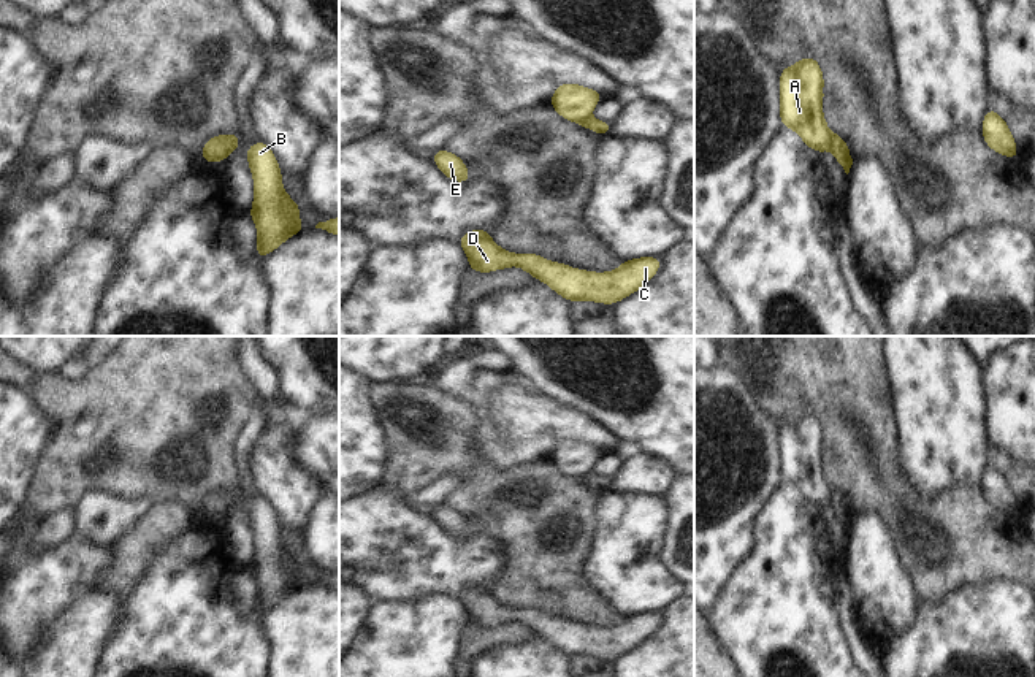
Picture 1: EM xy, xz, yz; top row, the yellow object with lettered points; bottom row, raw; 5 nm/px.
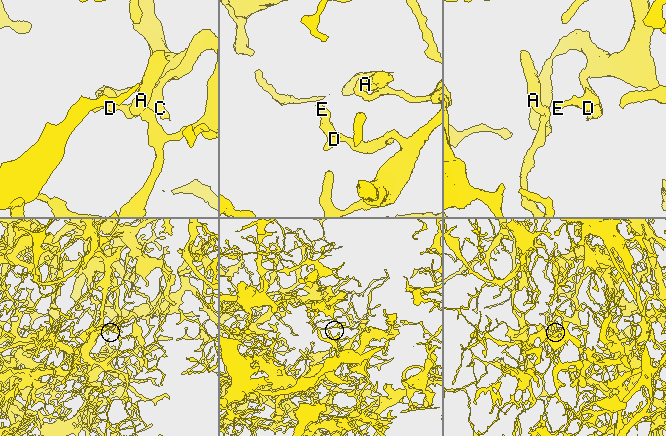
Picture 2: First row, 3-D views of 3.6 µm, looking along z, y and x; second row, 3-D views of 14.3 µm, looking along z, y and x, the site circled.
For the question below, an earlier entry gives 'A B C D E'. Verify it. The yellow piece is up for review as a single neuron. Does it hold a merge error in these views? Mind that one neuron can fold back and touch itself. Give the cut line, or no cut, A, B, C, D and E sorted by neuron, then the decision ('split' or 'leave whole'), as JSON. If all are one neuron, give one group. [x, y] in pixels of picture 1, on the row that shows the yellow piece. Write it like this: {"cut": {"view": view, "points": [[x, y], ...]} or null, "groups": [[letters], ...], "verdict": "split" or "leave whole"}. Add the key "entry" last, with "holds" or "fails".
{"cut": {"view": "xy", "points": [[230, 135], [227, 154]]}, "groups": [["A"], ["B", "C", "D", "E"]], "verdict": "split", "entry": "fails"}

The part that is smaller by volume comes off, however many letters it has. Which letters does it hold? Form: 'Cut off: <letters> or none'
Cut off: A.

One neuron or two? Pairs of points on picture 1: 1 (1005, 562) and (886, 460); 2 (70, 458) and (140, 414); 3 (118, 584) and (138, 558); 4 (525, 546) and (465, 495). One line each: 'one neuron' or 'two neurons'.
1: one neuron
2: one neuron
3: one neuron
4: one neuron

